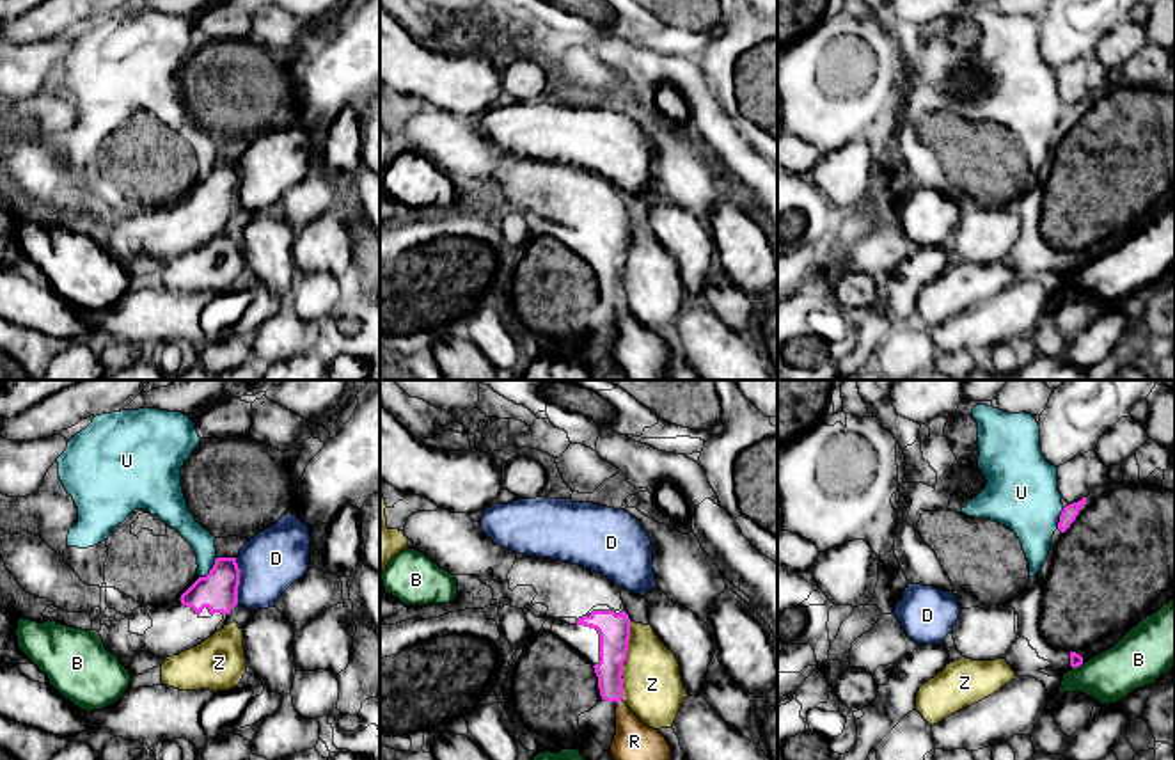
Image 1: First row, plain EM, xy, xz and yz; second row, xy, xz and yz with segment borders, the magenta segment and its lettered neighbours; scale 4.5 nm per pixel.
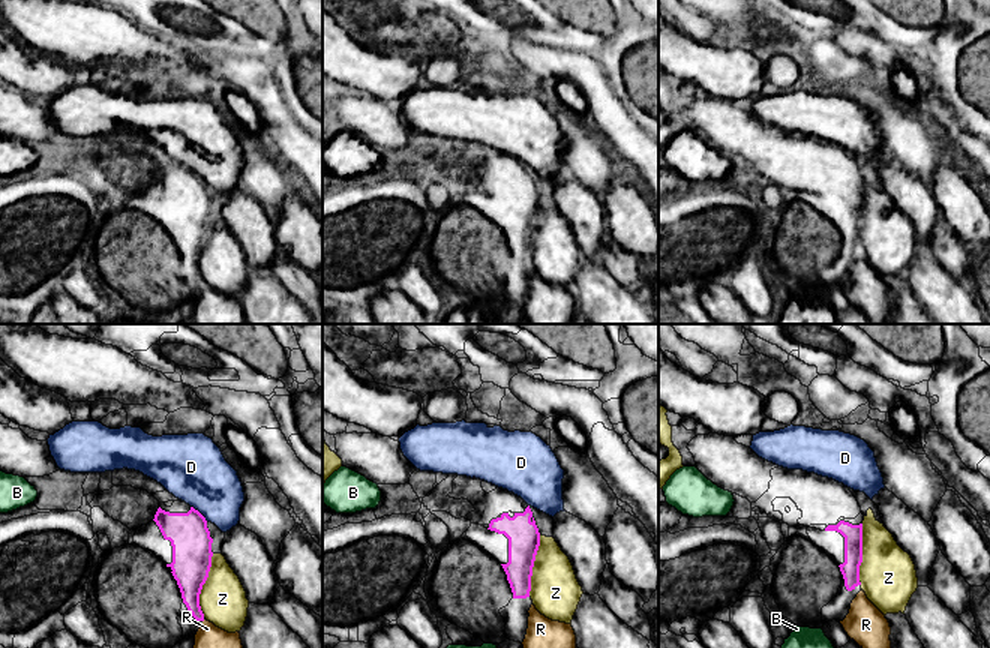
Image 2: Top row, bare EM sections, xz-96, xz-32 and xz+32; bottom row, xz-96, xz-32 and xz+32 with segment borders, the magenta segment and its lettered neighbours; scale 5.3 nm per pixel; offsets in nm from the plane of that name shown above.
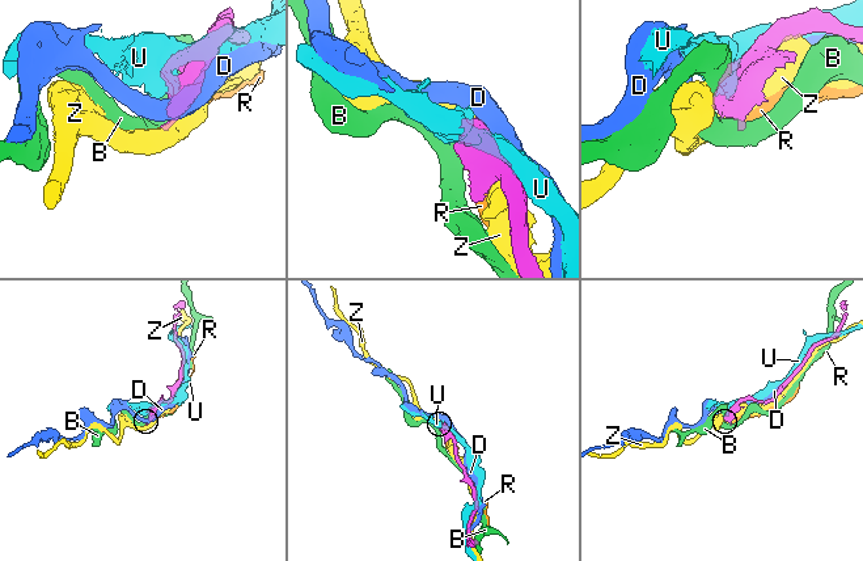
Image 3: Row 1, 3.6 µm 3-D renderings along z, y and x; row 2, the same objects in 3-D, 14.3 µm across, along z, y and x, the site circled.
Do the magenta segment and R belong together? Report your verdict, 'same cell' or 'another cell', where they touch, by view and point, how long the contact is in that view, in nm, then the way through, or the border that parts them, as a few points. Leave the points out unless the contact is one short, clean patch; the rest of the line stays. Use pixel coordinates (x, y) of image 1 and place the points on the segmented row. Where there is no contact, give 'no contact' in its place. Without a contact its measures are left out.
another cell | xz (620, 700) | 40 nm

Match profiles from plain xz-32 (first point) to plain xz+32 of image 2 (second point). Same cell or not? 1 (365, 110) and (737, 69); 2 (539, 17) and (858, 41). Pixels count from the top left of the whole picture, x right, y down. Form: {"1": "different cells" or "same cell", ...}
{"1": "different cells", "2": "different cells"}

